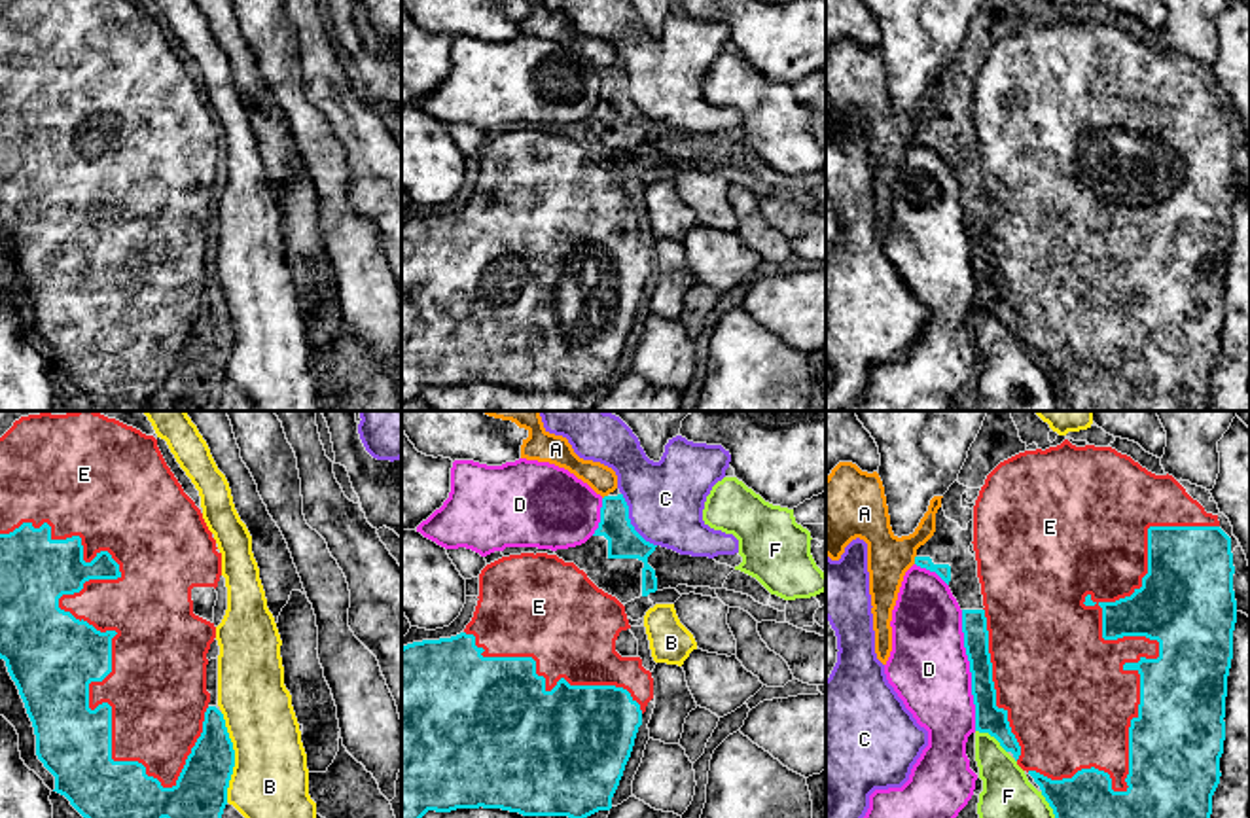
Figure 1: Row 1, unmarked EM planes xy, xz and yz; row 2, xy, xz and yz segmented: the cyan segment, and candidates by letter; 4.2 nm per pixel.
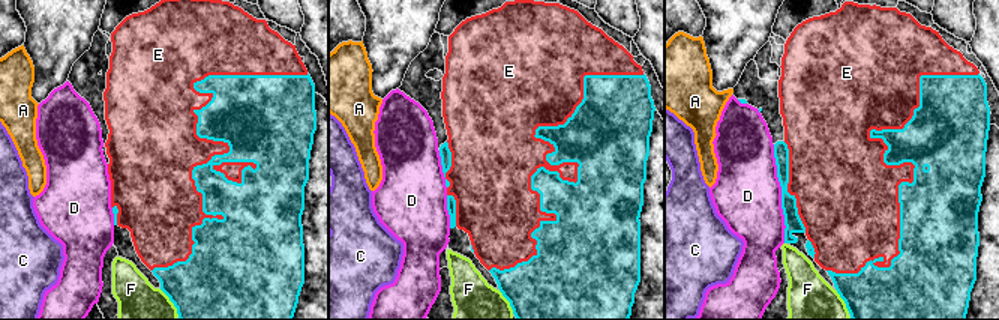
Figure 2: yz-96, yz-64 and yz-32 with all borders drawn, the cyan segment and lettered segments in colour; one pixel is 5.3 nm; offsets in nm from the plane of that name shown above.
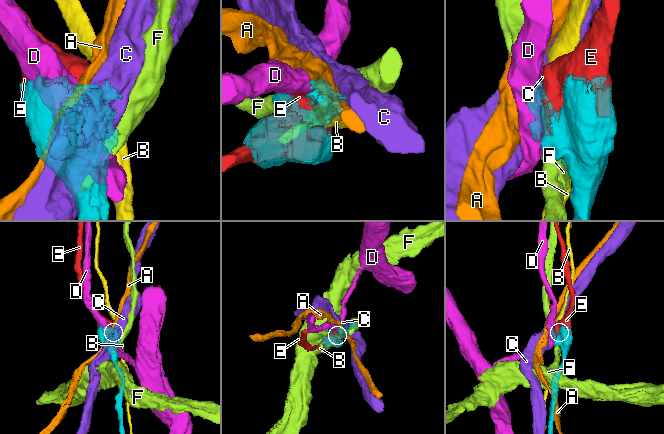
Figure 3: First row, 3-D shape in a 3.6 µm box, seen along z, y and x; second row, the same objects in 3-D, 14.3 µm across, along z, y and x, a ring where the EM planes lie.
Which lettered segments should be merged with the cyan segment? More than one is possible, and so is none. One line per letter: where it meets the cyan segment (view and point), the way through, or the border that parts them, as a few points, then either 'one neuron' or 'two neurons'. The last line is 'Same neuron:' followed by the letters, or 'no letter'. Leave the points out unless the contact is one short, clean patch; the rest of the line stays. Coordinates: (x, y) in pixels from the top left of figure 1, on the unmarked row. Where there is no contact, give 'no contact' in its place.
A: yz (915, 135) | two neurons
B: xy (233, 334) | two neurons
C: xz (629, 97) | two neurons
D: yz (970, 247) | two neurons
E: xy (86, 197) | one neuron
F: yz (993, 311) | two neurons
Same neuron: E

